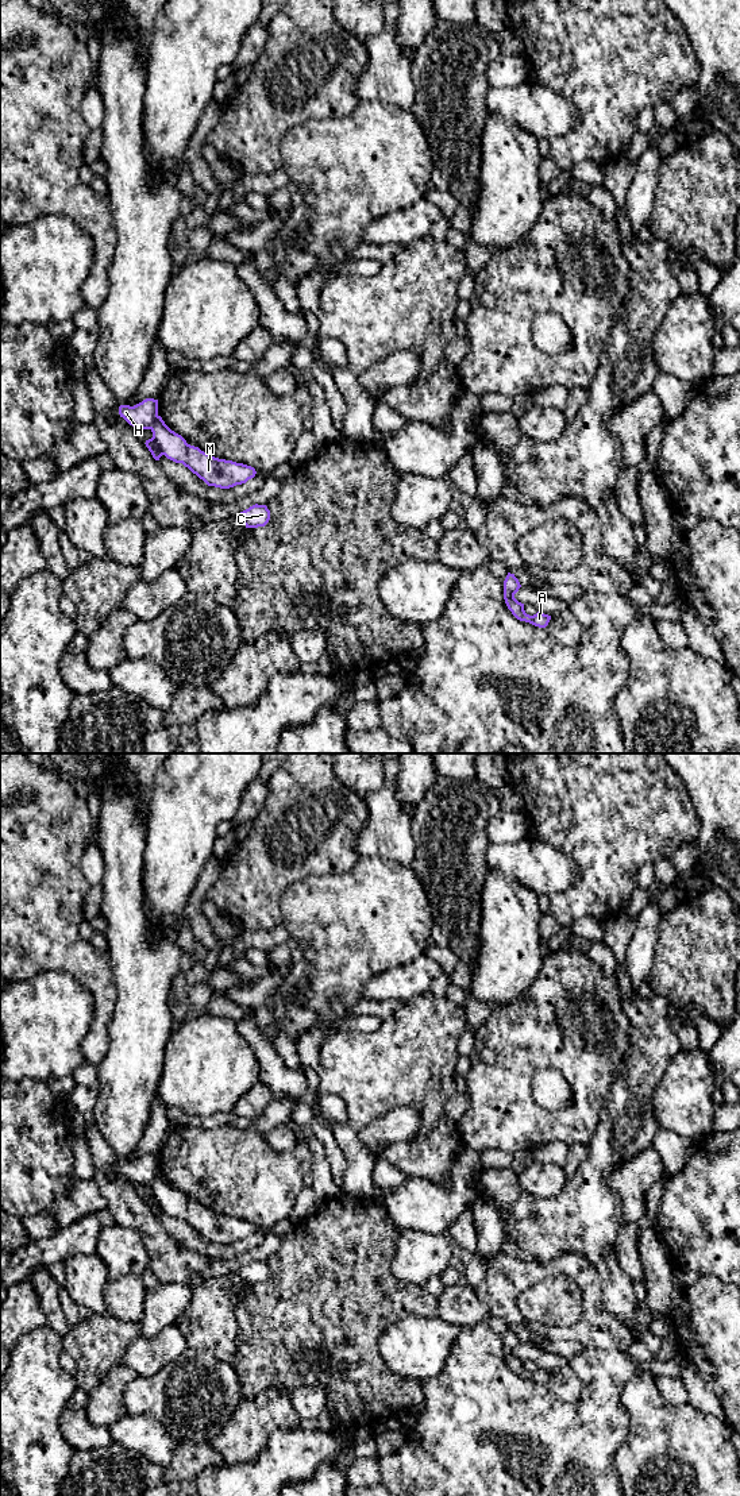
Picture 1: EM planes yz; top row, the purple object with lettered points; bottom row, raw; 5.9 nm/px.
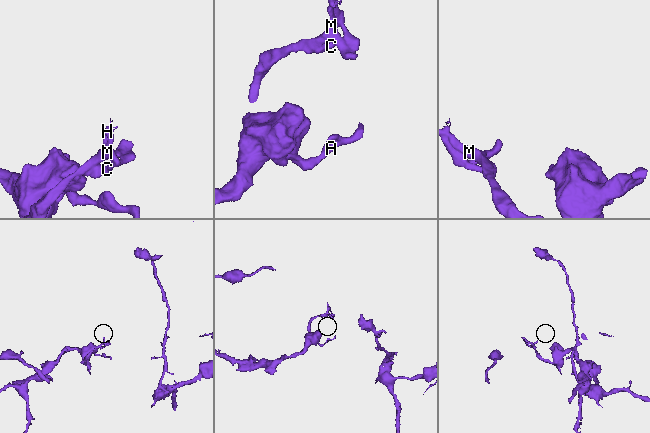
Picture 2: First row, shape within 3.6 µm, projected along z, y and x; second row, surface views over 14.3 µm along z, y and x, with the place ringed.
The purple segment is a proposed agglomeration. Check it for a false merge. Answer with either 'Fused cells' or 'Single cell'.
Fused cells

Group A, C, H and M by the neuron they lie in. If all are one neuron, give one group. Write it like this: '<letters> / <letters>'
A M / C H

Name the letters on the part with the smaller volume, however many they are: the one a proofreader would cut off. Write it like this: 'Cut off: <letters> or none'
Cut off: C, H

